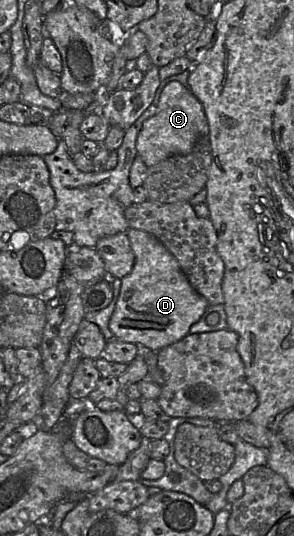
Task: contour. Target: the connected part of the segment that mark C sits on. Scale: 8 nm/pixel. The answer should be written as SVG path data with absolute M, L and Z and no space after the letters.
M178 81L163 89L155 114L147 119L137 136L136 150L147 167L175 155L189 154L201 138L209 137L209 125L202 103Z

